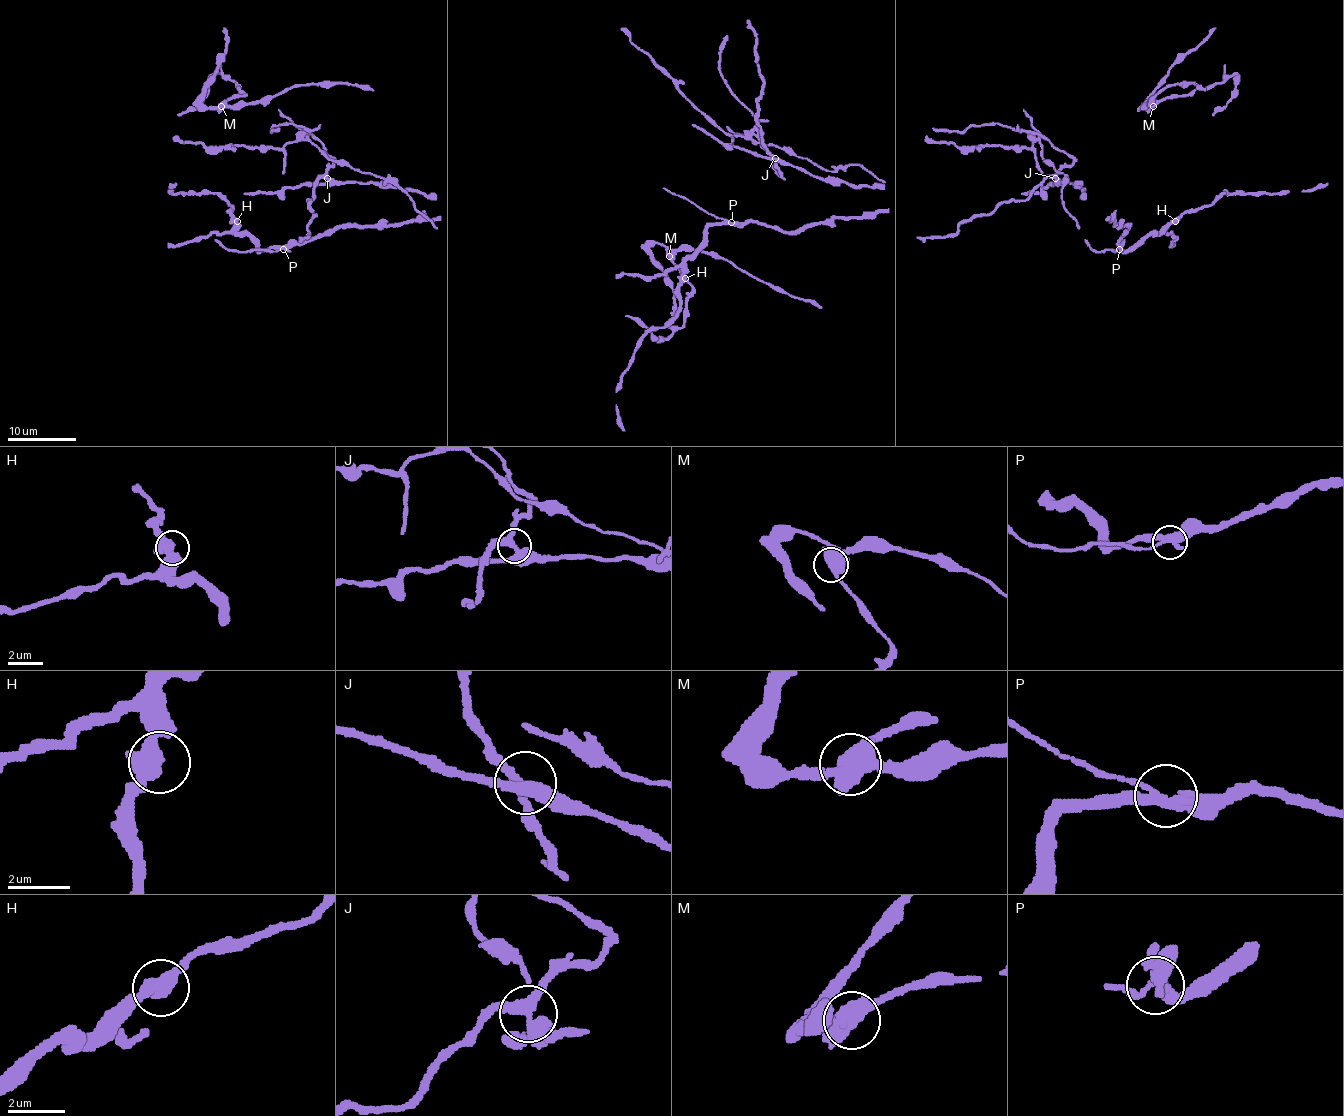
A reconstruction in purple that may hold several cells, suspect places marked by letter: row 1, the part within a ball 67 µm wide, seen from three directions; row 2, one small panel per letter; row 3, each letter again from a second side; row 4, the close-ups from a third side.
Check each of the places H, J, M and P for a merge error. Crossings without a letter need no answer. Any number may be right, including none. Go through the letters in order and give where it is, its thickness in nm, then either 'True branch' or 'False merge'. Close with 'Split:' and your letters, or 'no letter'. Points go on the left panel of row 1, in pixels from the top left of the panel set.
H: Place: (237, 221). Thickness 500 nm. True branch
J: Place: (327, 178). Thickness 360 nm. False merge
M: Place: (221, 106). Thickness 500 nm. True branch
P: Place: (283, 249). Thickness 320 nm. False merge
Split: J, P

